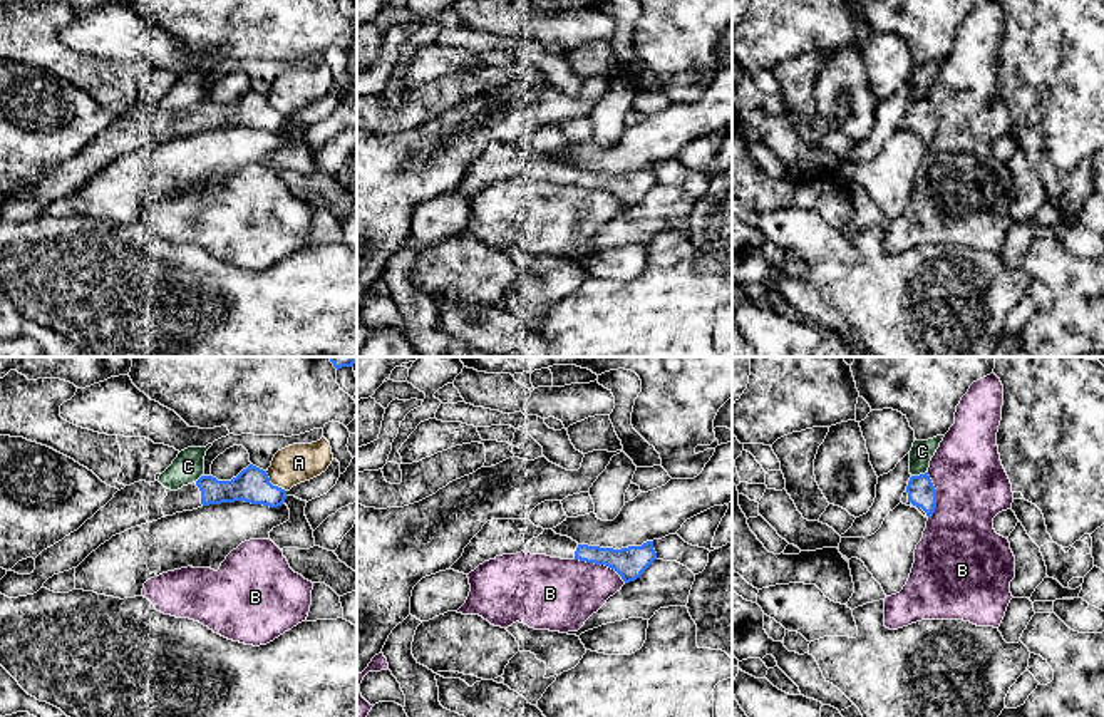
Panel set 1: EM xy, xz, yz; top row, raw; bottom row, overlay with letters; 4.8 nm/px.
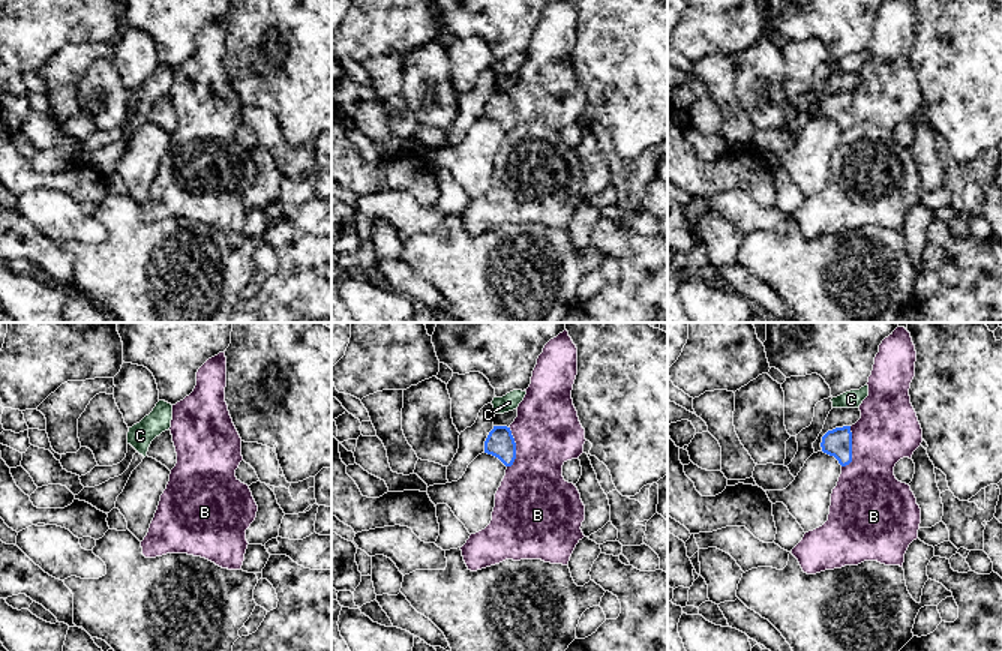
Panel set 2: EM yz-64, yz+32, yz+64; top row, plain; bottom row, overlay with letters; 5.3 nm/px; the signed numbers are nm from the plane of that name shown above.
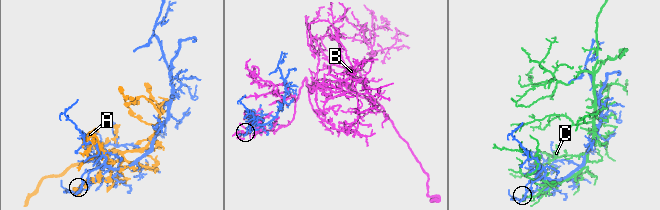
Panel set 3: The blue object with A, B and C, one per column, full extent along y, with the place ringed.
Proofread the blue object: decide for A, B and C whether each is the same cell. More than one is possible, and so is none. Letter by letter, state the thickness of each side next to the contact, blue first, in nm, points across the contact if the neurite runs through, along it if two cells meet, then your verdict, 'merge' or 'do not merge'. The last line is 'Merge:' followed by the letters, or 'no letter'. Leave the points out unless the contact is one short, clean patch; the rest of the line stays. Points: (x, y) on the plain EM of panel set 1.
A: calibres 170 and 190 nm; do not merge
B: calibres 150 and 360 nm; do not merge
C: calibres 140 and 110 nm; do not merge
Merge: no letter

